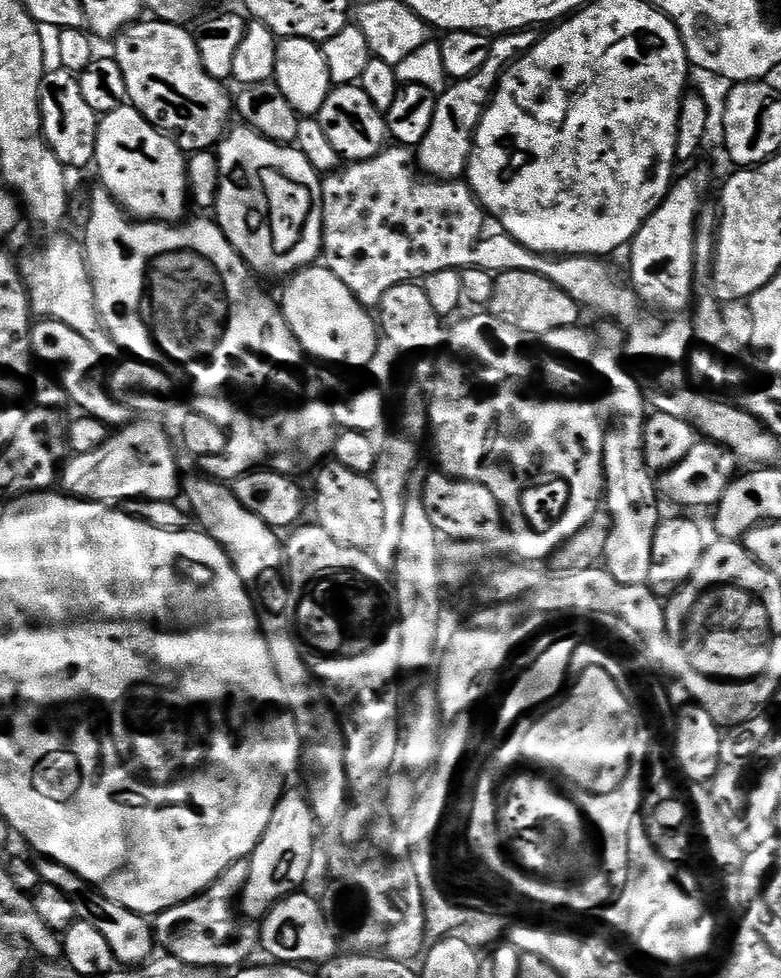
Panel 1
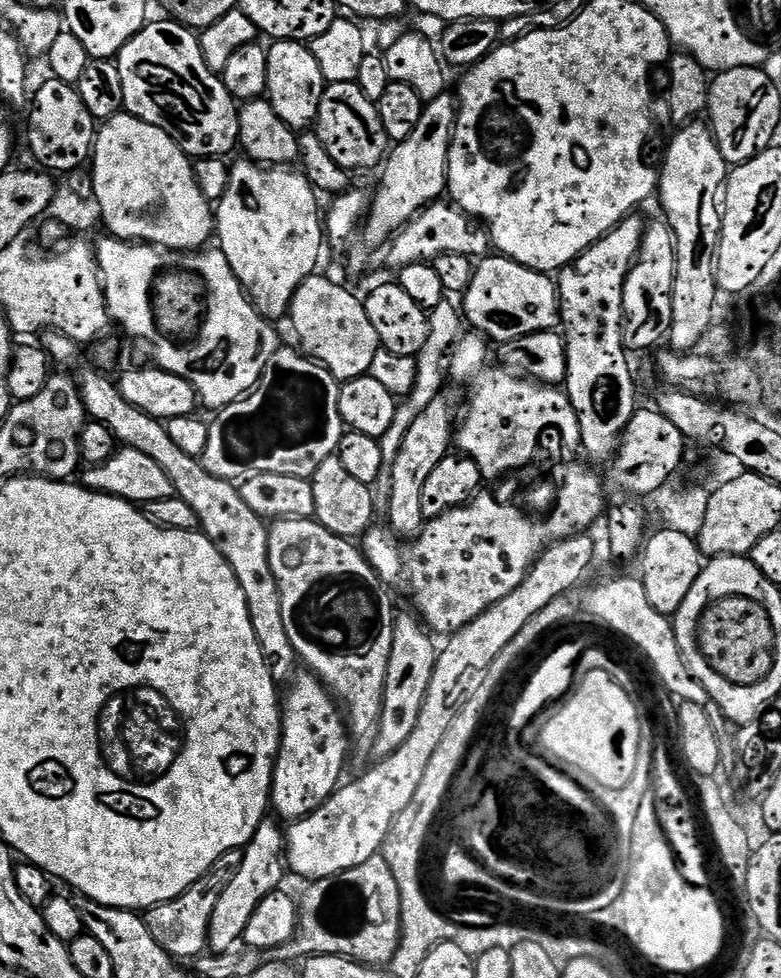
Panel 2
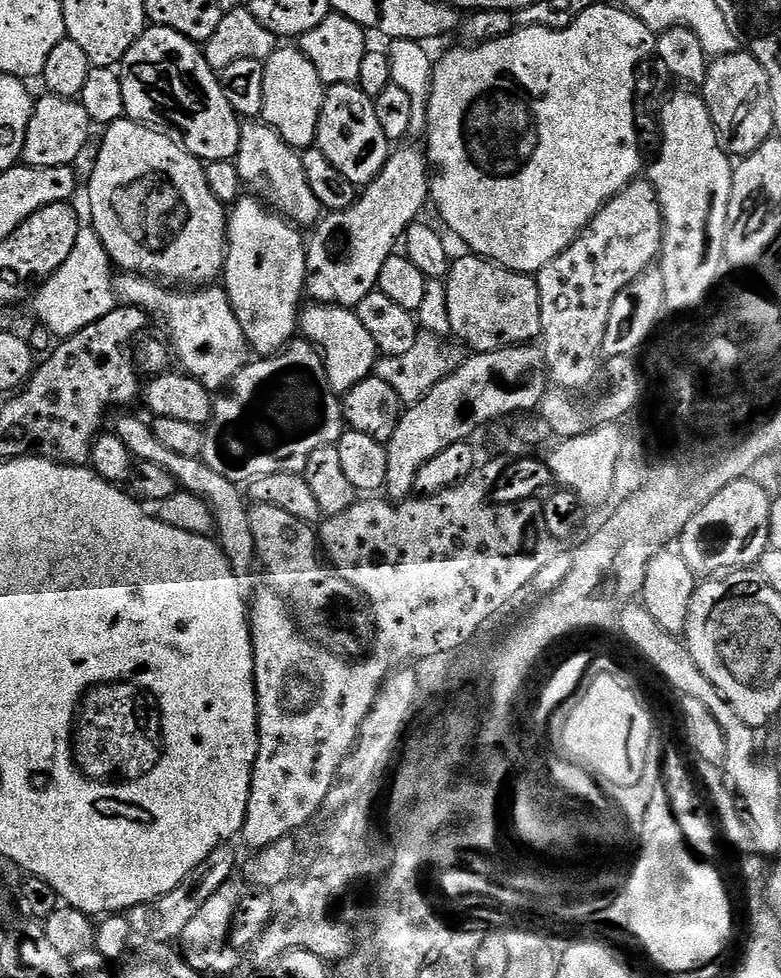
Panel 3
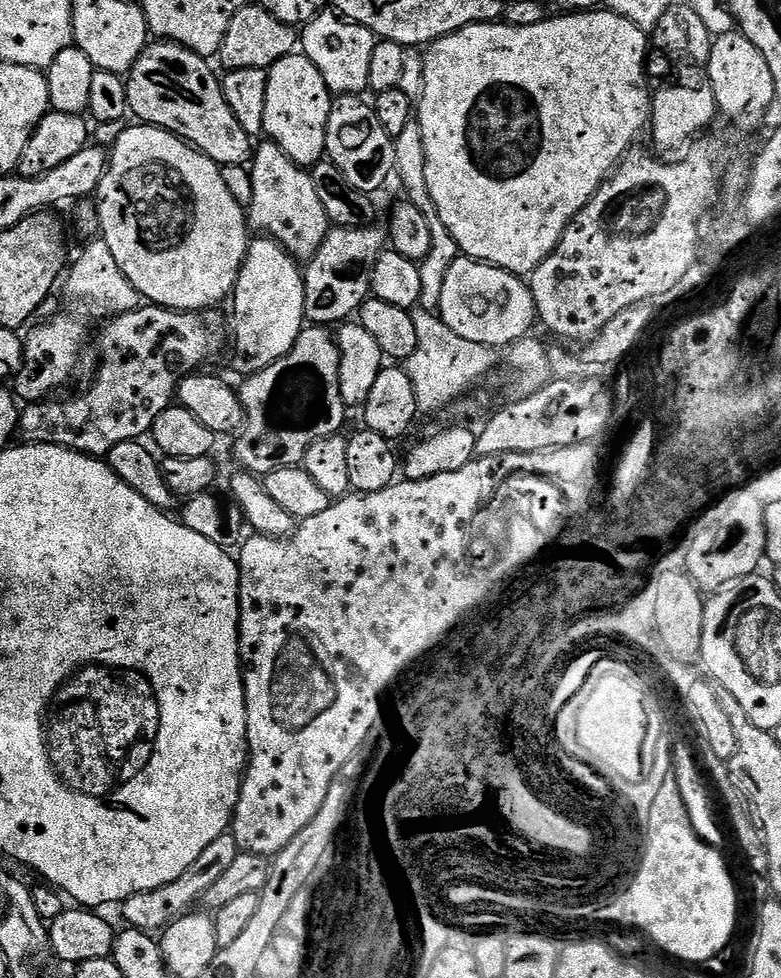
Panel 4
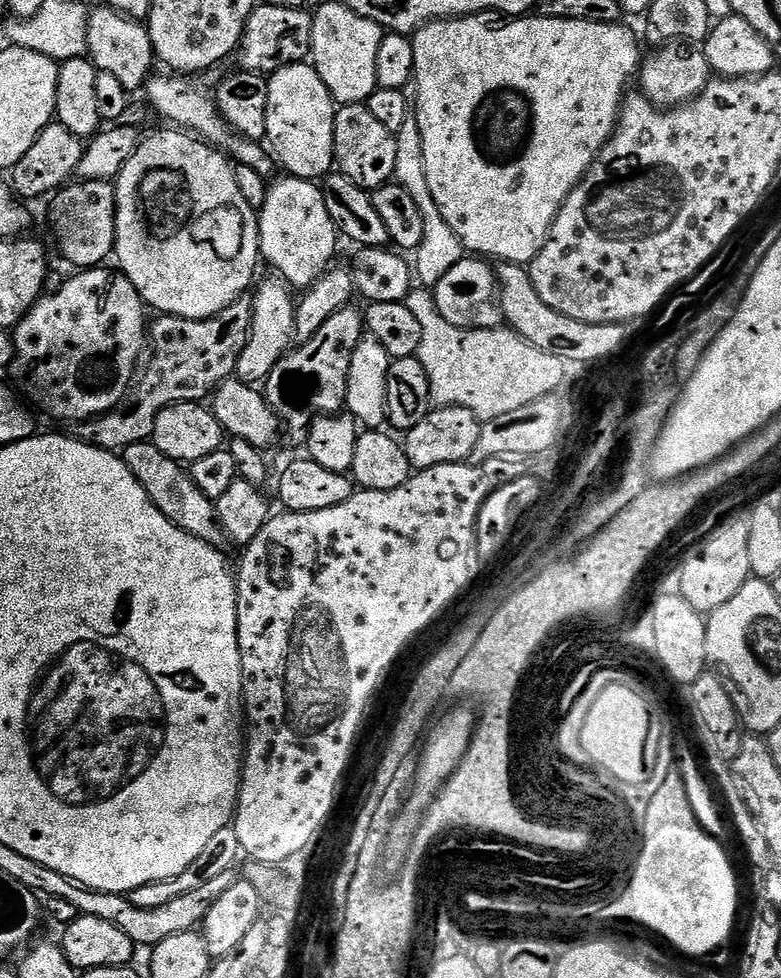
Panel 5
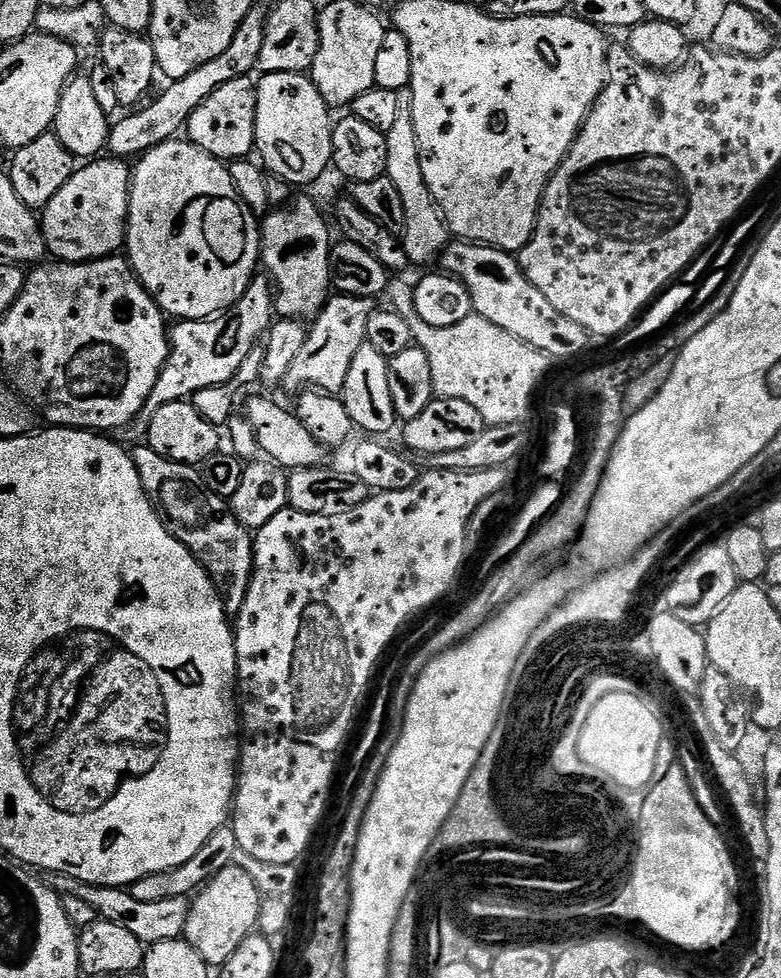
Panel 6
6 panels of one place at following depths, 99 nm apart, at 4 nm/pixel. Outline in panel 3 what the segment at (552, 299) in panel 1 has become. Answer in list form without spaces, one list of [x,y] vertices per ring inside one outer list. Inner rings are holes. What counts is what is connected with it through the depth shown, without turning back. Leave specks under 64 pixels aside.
[[[475,254],[463,255],[451,261],[444,284],[451,335],[465,340],[476,352],[493,352],[535,341],[535,336],[537,339],[541,335],[540,291],[535,279]]]

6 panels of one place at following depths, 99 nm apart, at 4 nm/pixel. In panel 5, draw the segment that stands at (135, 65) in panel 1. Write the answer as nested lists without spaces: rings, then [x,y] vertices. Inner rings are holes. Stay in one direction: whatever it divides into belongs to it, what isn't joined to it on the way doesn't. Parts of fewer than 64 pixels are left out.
[[[164,74],[168,76],[153,75],[146,85],[148,92],[148,104],[164,120],[169,120],[169,125],[180,130],[187,130],[195,134],[204,143],[209,144],[217,152],[224,153],[233,165],[241,164],[250,166],[250,170],[258,170],[258,174],[271,177],[274,161],[272,153],[261,141],[250,140],[229,128],[218,115],[216,106],[211,95],[208,96],[196,84],[191,84],[191,79],[180,74]]]

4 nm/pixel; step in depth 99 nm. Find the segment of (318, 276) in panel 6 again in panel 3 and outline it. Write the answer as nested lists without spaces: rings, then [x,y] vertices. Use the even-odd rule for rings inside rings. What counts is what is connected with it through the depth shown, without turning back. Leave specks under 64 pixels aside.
[[[256,118],[241,123],[240,145],[234,163],[245,185],[252,187],[253,184],[257,188],[255,191],[293,224],[312,226],[321,219],[322,205],[318,198],[314,198],[314,190],[306,180],[303,155],[297,149],[291,148],[269,124]]]

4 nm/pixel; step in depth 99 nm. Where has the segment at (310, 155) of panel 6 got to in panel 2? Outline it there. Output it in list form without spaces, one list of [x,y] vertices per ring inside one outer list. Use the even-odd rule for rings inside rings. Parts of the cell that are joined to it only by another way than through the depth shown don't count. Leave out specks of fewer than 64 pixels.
[[[277,40],[268,48],[266,99],[274,106],[278,116],[292,128],[304,130],[315,125],[325,87],[322,66],[318,66],[318,58],[314,58],[307,43],[299,40]]]

